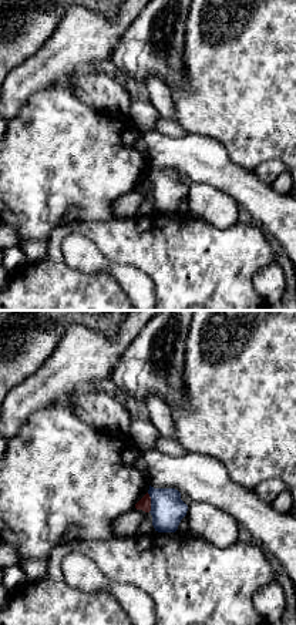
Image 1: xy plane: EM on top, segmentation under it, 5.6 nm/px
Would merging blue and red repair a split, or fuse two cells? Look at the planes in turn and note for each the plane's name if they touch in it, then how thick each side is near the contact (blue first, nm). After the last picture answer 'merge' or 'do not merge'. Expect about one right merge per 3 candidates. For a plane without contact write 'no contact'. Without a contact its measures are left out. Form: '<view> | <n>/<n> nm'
xy | 190/70 nm

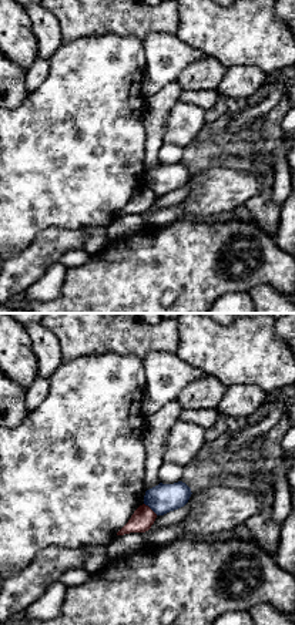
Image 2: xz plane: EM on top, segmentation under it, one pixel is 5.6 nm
xz | 160/120 nm

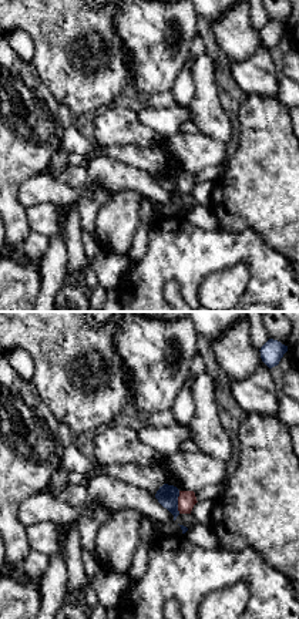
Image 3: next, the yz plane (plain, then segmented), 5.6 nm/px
yz | 120/100 nm

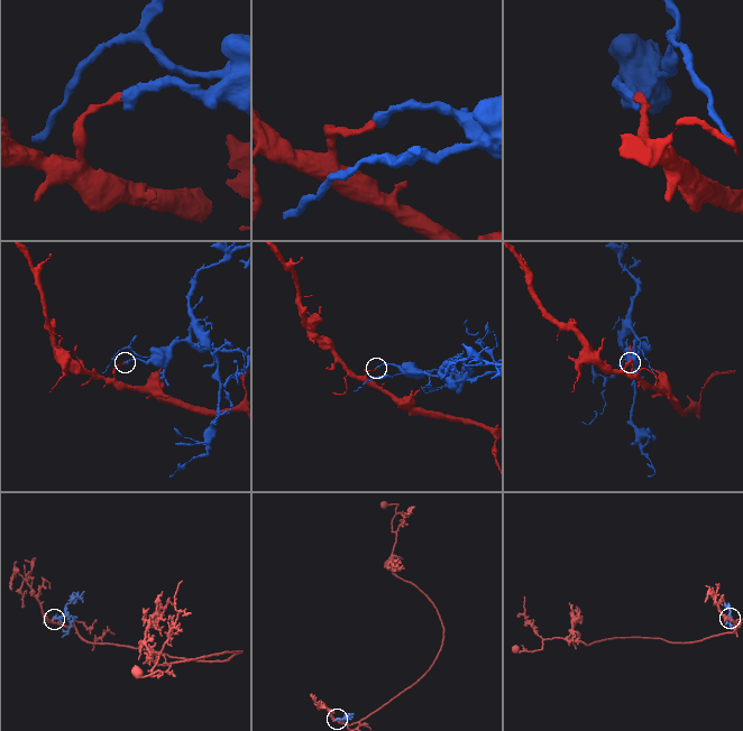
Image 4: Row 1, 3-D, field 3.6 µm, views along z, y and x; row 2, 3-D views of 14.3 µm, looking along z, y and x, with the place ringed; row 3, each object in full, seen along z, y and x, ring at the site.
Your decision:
do not merge

